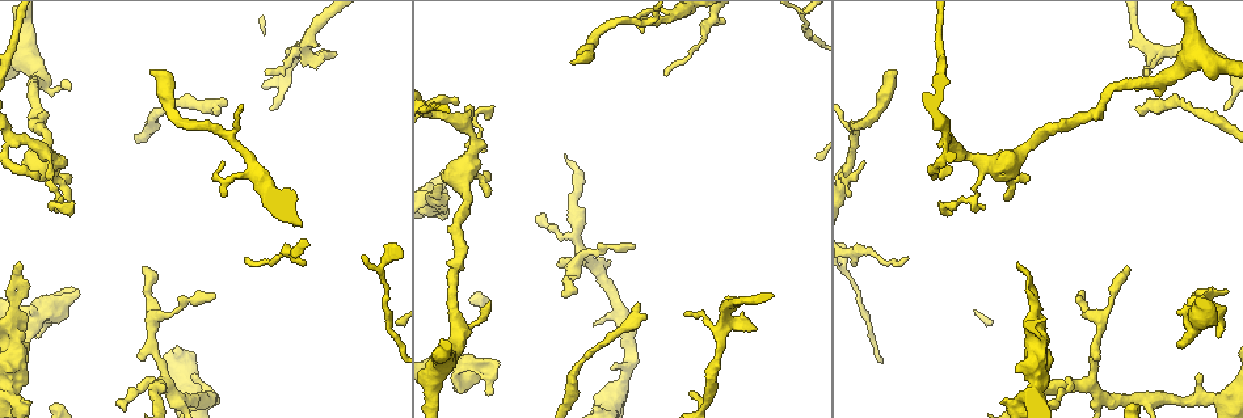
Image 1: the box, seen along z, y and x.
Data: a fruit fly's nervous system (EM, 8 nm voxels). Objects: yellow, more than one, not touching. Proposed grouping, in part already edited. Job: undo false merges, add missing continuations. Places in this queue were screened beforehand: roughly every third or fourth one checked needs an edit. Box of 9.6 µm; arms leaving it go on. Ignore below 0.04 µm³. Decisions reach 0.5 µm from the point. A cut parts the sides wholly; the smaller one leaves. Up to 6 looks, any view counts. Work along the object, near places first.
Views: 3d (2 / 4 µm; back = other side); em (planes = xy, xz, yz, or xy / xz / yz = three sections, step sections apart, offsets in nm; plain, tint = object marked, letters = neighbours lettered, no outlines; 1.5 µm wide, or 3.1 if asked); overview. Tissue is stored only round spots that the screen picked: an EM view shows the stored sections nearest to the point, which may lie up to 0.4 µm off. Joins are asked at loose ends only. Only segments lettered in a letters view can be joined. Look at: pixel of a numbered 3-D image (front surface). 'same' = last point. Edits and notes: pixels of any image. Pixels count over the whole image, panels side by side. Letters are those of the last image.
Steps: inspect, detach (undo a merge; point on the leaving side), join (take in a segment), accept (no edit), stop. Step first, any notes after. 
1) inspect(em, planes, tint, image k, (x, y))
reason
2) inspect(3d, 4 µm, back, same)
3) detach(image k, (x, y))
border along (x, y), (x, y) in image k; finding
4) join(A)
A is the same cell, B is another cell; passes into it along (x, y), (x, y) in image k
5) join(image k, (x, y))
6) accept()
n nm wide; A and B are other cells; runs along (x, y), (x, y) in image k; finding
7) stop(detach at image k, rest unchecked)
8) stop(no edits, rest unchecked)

inspect(3d, 2 µm, back, image 1, (265, 74))
branch stops here

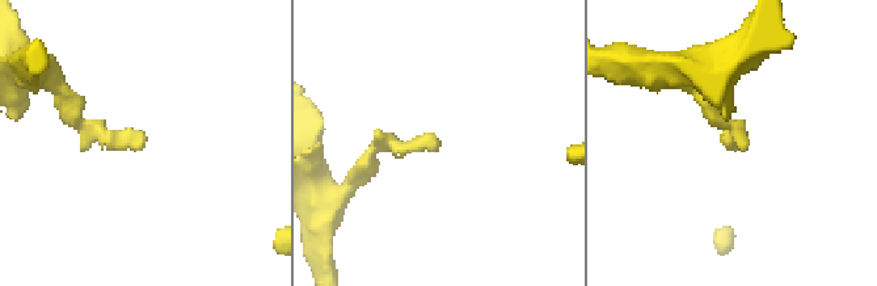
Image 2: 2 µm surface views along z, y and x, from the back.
inspect(em, xy, step 4, plain, image 2, (143, 146))
need the tissue

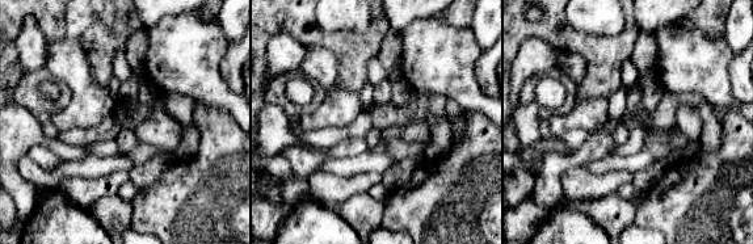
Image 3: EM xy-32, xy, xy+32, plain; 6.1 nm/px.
inspect(em, xy, step 4, letters, same)

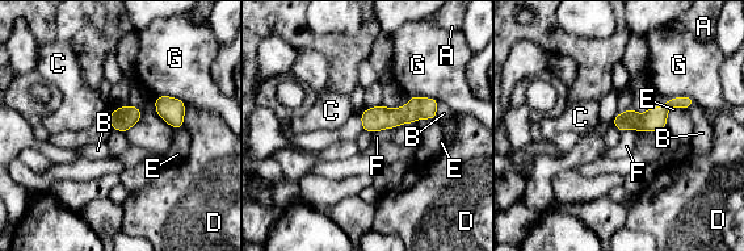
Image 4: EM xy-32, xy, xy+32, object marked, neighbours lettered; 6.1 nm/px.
accept()
A, B, C, D, E, F and G are other cells; no lettered segment goes on from it

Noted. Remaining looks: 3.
inspect(em, planes, letters, image 1, (1022, 399))
sudden change in width

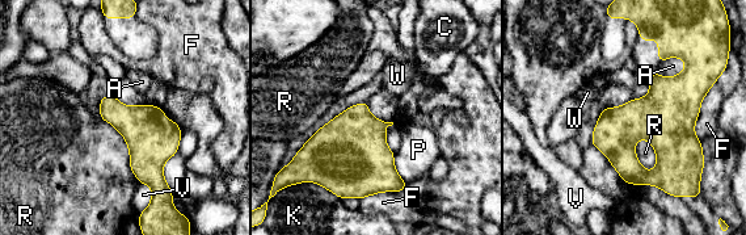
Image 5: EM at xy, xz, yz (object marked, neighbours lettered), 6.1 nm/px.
accept()
220 nm wide; A, C, F, K, P, R, V and W are other cells; border along (639, 138), (635, 155), (649, 172) in image 5; all the same neuron

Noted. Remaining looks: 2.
inspect(em, planes, letters, image 1, (1178, 346))
stops while still wide

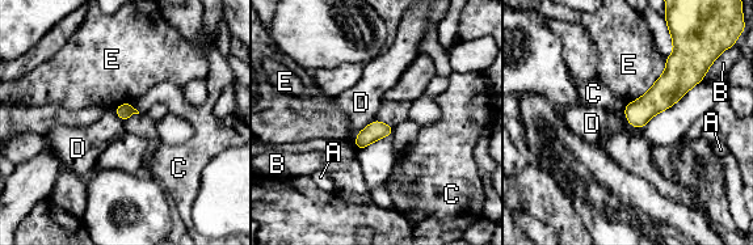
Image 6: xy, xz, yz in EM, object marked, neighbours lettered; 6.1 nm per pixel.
accept()
A, B, C, D and E are other cells; border along (375, 118), (358, 132), (354, 147) in image 6; none of them fits

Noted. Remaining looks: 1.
stop(no edits, rest unchecked)

